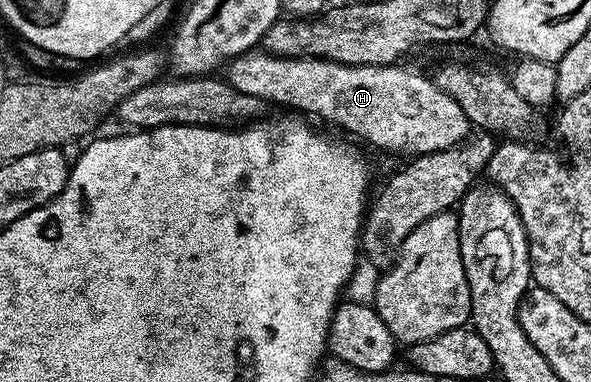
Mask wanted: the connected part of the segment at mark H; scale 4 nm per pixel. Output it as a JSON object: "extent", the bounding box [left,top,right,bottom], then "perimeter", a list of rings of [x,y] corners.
{"extent":[226,49,470,157],"perimeter":[[[253,49],[247,51],[245,55],[237,55],[236,58],[228,60],[226,64],[226,81],[234,88],[235,91],[246,93],[250,97],[258,97],[263,99],[265,104],[281,103],[284,107],[297,107],[305,116],[317,115],[320,119],[325,119],[328,123],[337,123],[340,127],[345,127],[348,131],[353,131],[356,135],[361,135],[368,143],[373,143],[376,147],[382,147],[386,151],[401,151],[405,157],[415,157],[424,154],[432,154],[435,151],[450,149],[452,146],[464,142],[470,135],[470,124],[466,113],[462,111],[462,105],[458,105],[458,101],[454,101],[454,97],[450,97],[437,85],[431,78],[428,79],[424,75],[419,75],[416,71],[411,71],[408,67],[400,67],[401,65],[385,65],[383,67],[371,67],[370,65],[346,65],[345,63],[335,63],[329,59],[287,59],[286,57],[278,57],[270,55],[263,49]]]}

